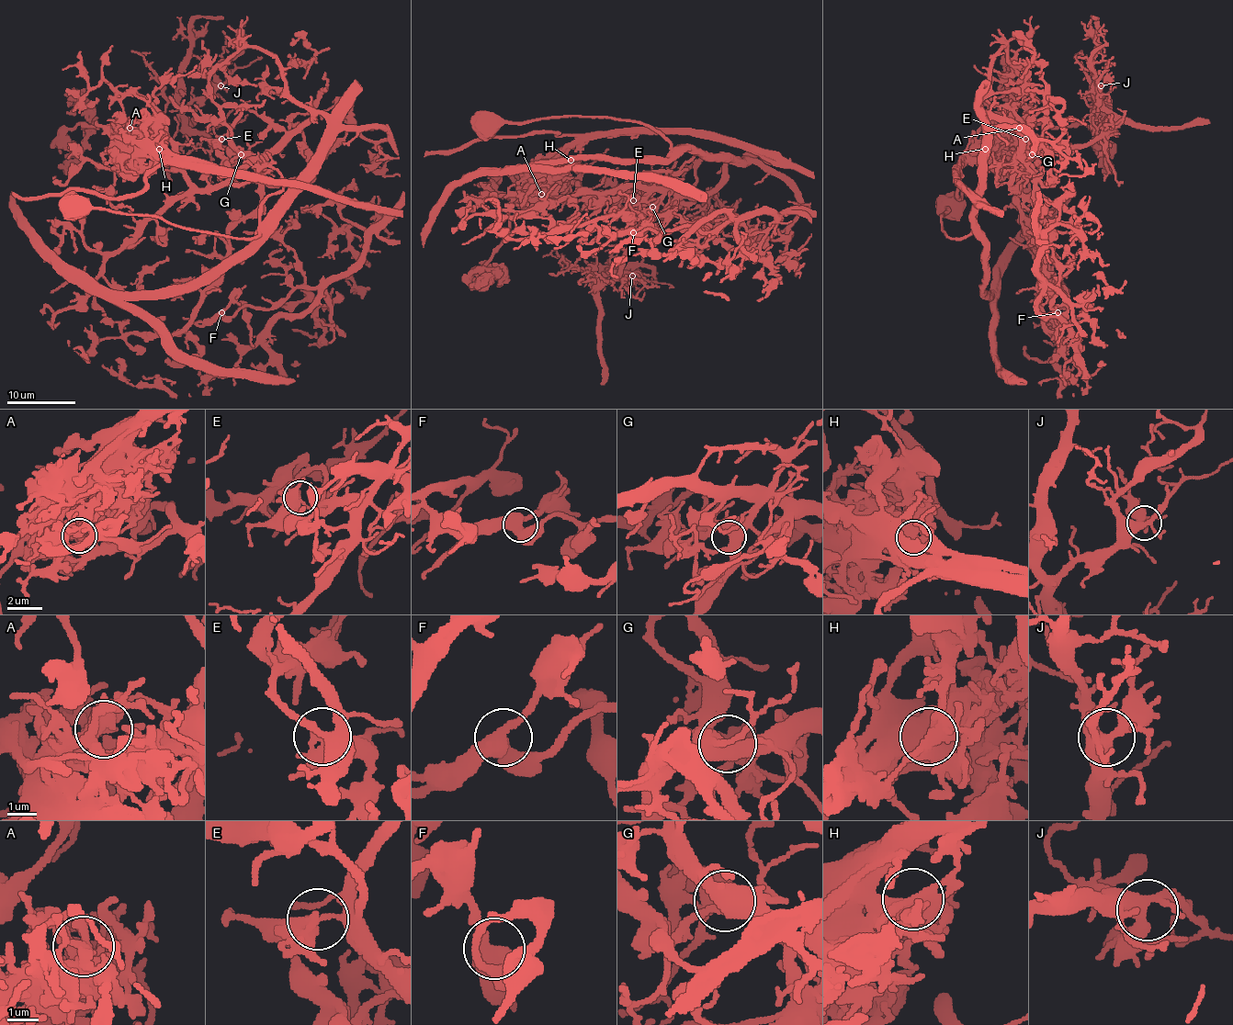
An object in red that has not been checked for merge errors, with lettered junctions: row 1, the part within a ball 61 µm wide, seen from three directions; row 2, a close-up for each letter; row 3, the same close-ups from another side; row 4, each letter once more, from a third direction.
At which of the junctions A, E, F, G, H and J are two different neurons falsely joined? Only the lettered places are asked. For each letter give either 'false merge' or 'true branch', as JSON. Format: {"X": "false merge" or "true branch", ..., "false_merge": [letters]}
{"A": "false merge", "E": "false merge", "F": "true branch", "G": "true branch", "H": "false merge", "J": "true branch", "false_merge": ["A", "E", "H"]}

